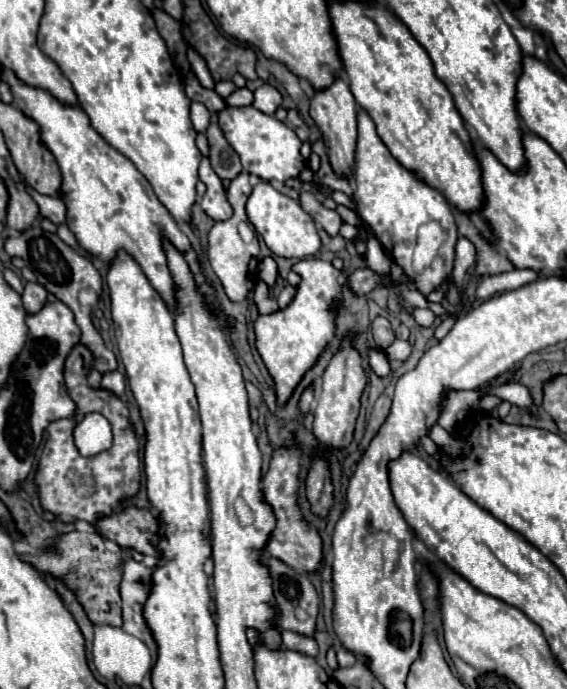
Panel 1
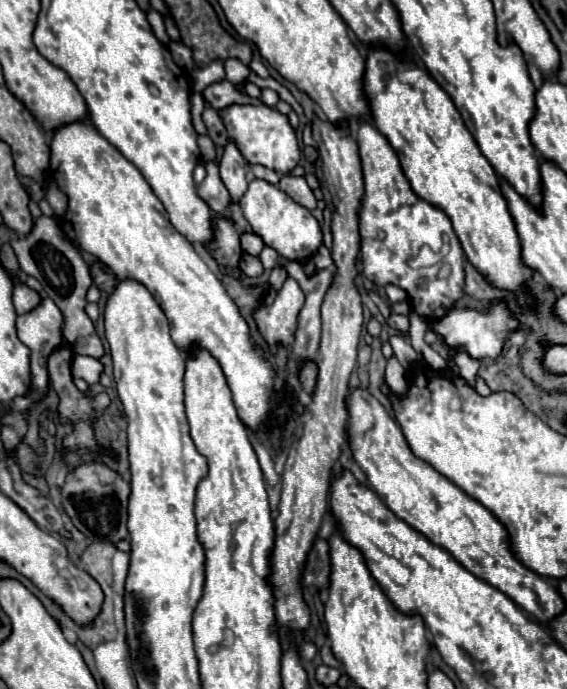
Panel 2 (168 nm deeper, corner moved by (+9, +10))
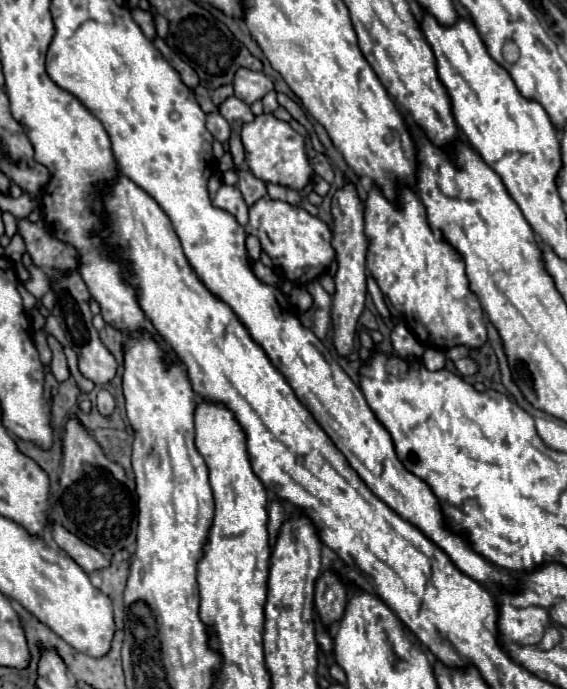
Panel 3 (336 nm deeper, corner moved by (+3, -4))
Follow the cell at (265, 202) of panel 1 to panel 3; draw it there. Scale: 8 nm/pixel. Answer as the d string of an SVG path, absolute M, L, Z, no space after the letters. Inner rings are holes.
M261 198L249 208L249 234L257 236L261 240L261 248L269 254L273 260L273 268L279 270L287 280L295 284L307 284L333 262L335 250L331 246L331 230L329 226L319 220L317 216L311 216L301 206L293 206L281 200Z

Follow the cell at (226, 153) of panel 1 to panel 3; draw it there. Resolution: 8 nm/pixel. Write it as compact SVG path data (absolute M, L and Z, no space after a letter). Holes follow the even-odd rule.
M219 110L207 114L207 130L213 134L215 140L227 142L229 140L229 124L227 120L219 114Z

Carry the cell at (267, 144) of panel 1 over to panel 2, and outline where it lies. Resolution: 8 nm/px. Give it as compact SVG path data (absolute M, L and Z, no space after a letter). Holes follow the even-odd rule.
M231 104L225 110L221 110L221 120L227 128L229 140L235 142L235 146L249 164L261 164L265 168L275 170L277 174L289 174L297 166L299 144L287 116L283 116L281 112L265 104Z

